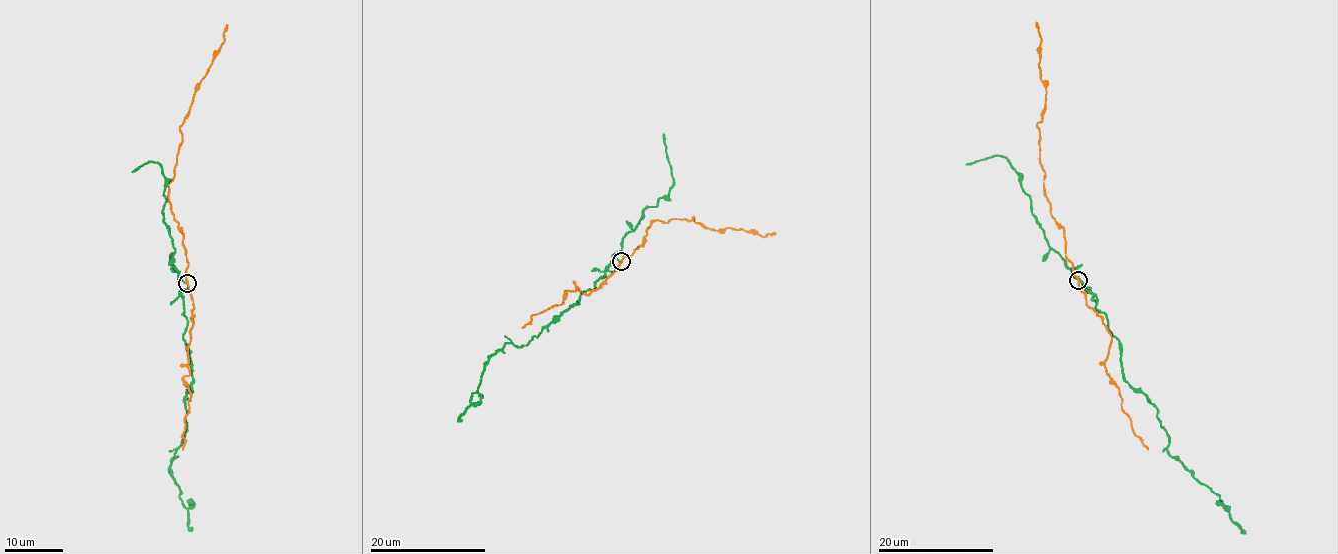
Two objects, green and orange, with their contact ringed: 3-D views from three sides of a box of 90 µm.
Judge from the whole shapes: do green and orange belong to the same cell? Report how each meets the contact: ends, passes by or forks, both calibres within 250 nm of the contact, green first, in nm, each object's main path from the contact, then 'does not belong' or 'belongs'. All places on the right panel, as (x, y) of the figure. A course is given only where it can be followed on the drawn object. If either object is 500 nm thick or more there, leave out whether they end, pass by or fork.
green ends there; orange passes by; 200 nm thick on the green side, 190 nm on the other; green runs (1079, 280), (1119, 340), (1124, 380), (1158, 411), (1168, 453), (1220, 497), (1245, 533); orange runs (1078, 280), (1066, 255), (1064, 230), (1045, 195), (1037, 125), (1046, 89), (1040, 75), (1036, 22); does not belong

